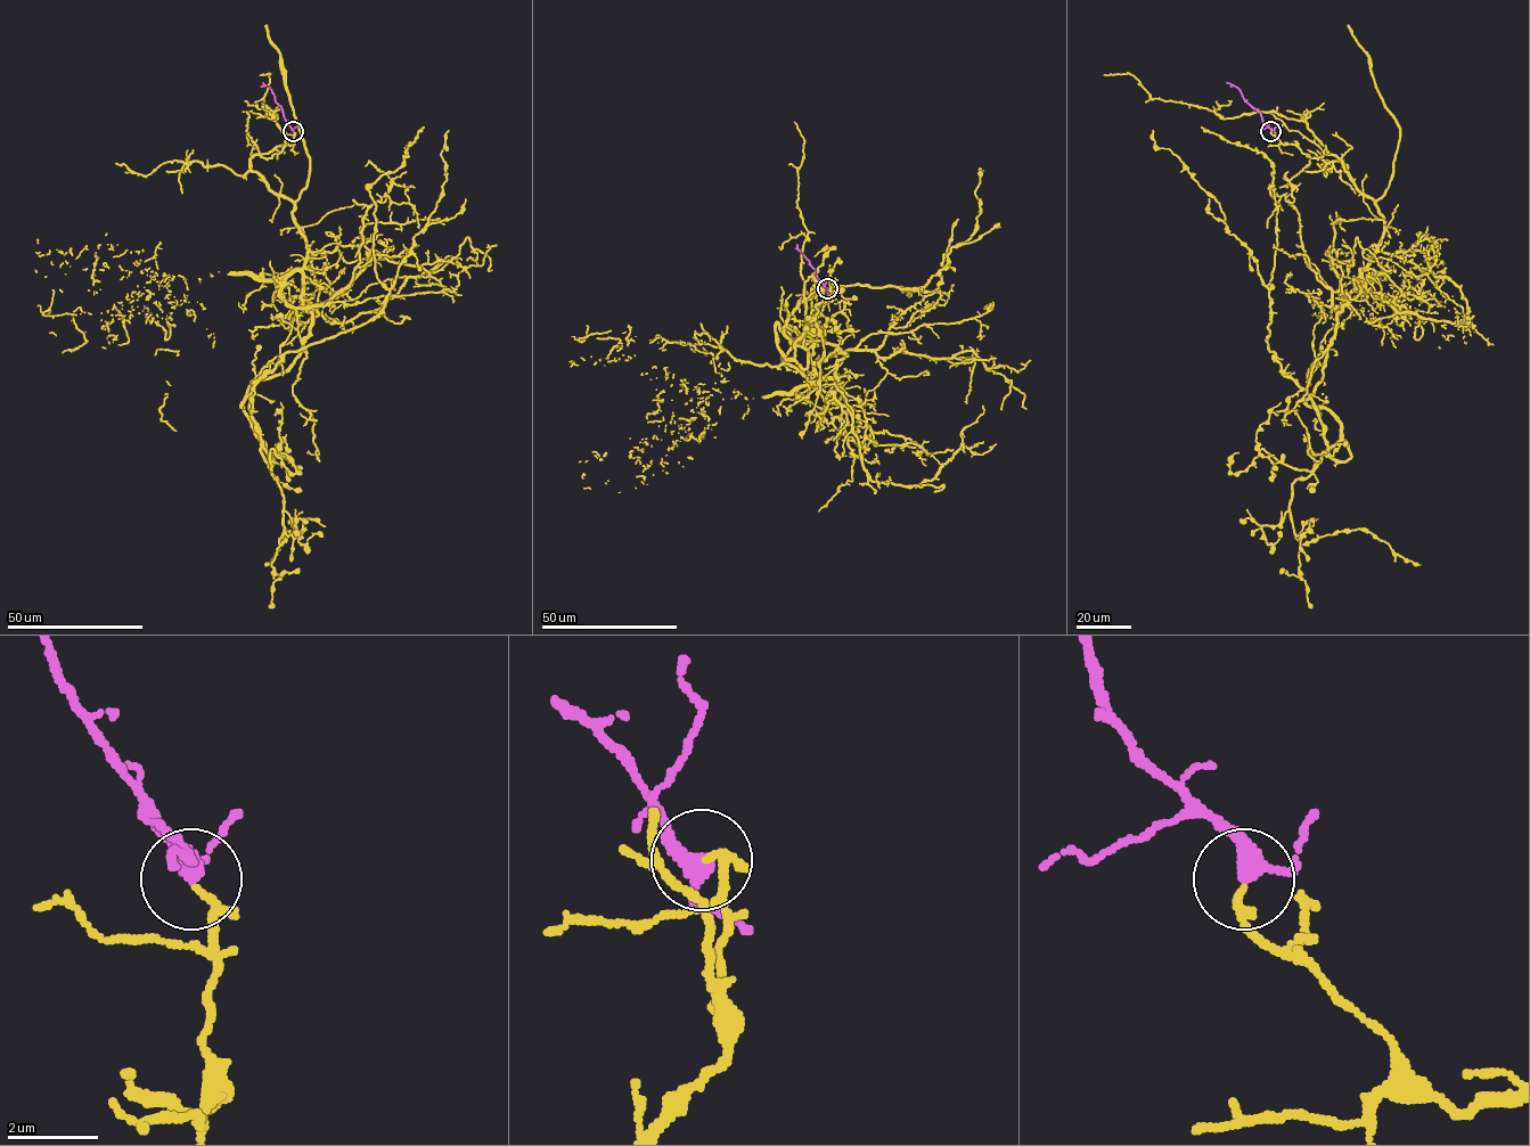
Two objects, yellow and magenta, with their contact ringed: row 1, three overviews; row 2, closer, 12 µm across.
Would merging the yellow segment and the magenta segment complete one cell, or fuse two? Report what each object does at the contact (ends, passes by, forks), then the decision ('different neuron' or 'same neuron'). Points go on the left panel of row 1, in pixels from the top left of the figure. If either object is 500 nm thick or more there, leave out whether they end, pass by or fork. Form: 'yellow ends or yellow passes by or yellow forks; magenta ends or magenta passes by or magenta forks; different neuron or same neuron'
yellow passes by; magenta passes by; same neuron

